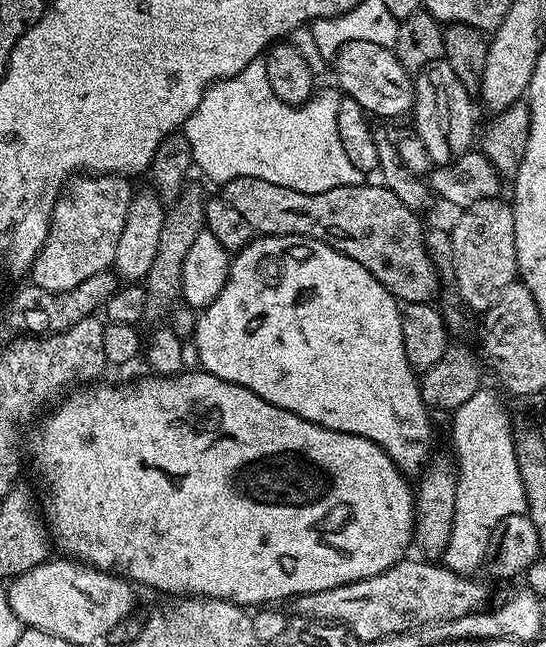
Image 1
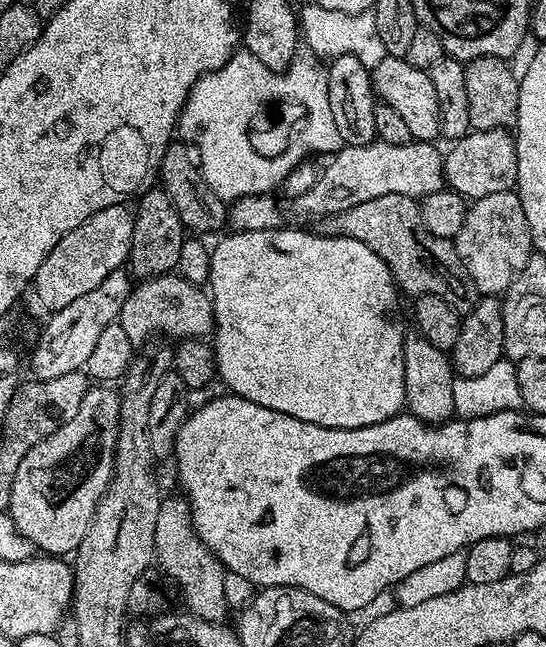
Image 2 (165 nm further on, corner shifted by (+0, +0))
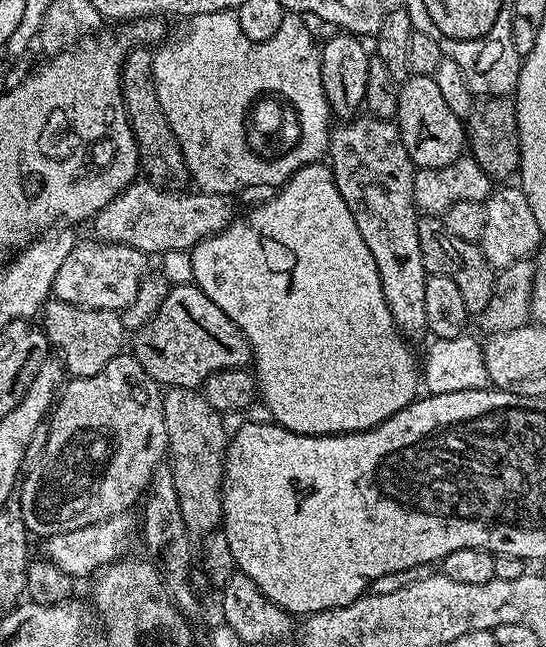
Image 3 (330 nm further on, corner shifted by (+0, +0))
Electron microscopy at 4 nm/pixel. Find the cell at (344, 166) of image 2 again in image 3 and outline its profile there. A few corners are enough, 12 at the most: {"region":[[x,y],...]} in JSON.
{"region":[[137,179],[94,217],[95,239],[190,250],[237,215],[232,196]]}

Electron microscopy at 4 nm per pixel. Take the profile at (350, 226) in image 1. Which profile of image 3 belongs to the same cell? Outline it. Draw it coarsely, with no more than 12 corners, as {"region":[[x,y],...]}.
{"region":[[420,220],[428,275],[453,280],[469,314],[486,310],[497,269],[479,243]]}

